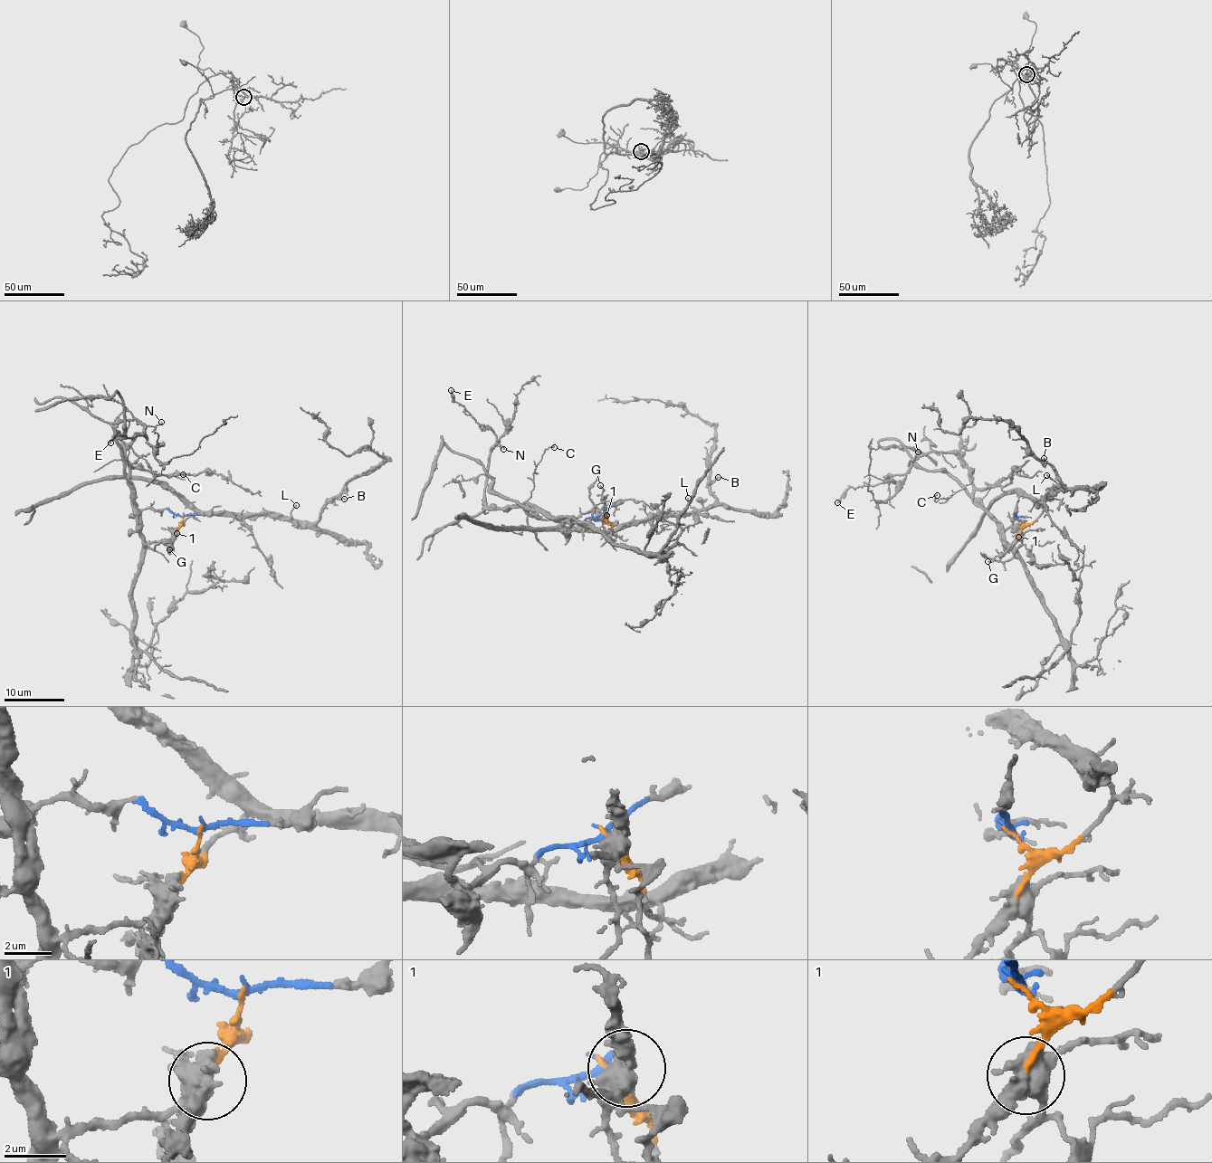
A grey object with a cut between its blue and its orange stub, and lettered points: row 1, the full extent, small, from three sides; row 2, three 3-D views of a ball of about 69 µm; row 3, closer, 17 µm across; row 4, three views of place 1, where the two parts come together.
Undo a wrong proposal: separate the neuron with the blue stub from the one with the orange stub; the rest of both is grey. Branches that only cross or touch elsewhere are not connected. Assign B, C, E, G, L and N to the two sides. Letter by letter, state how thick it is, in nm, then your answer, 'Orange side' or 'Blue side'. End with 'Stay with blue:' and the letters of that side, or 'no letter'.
B: Thickness 130 nm. Orange side
C: Thickness 140 nm. Blue side
E: Thickness 180 nm. Blue side
G: Thickness 150 nm. Orange side
L: Thickness 130 nm. Orange side
N: Thickness 120 nm. Blue side
Stay with blue: C, E, N

